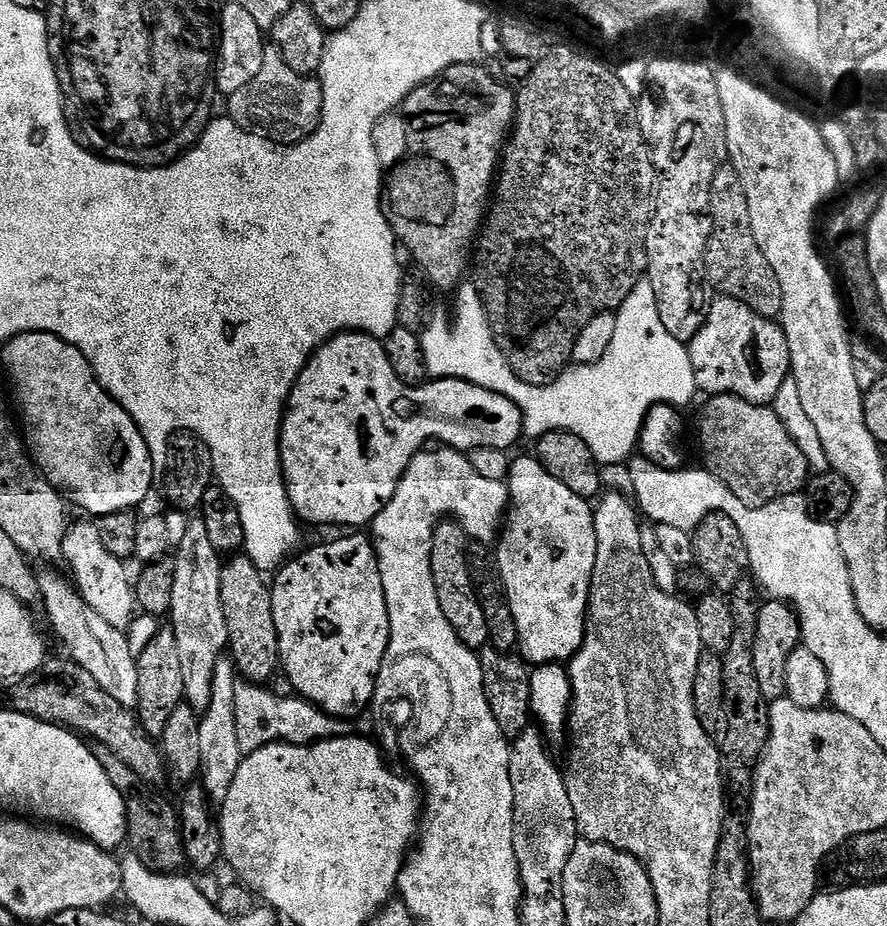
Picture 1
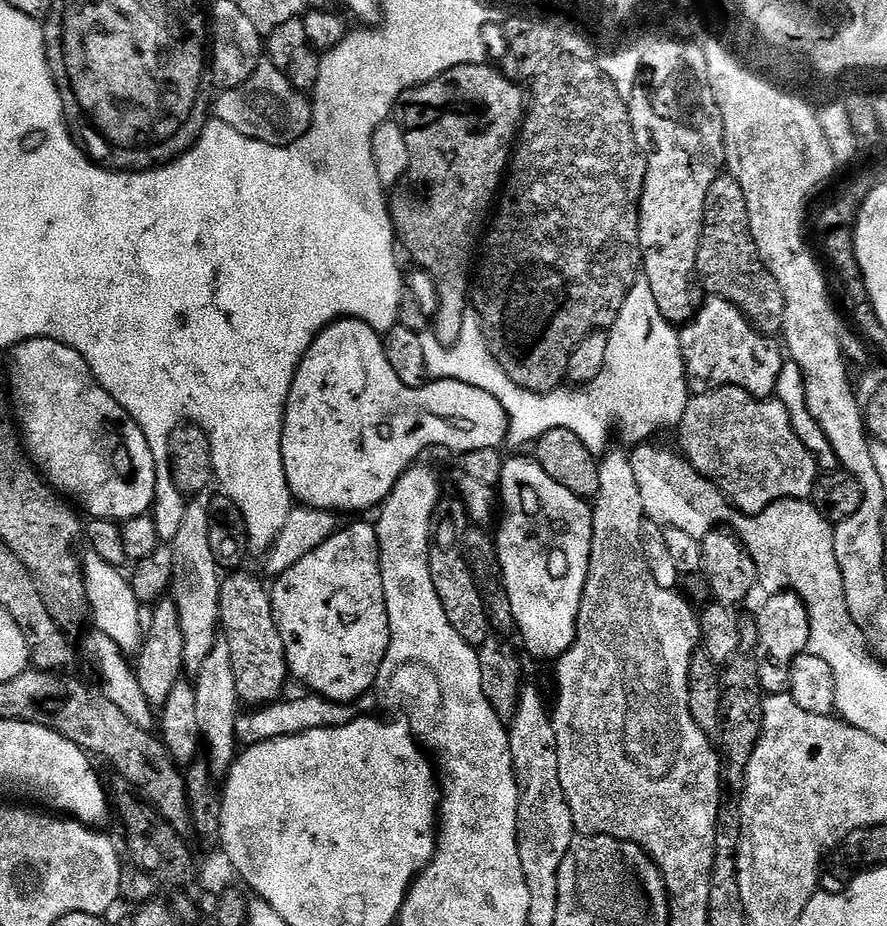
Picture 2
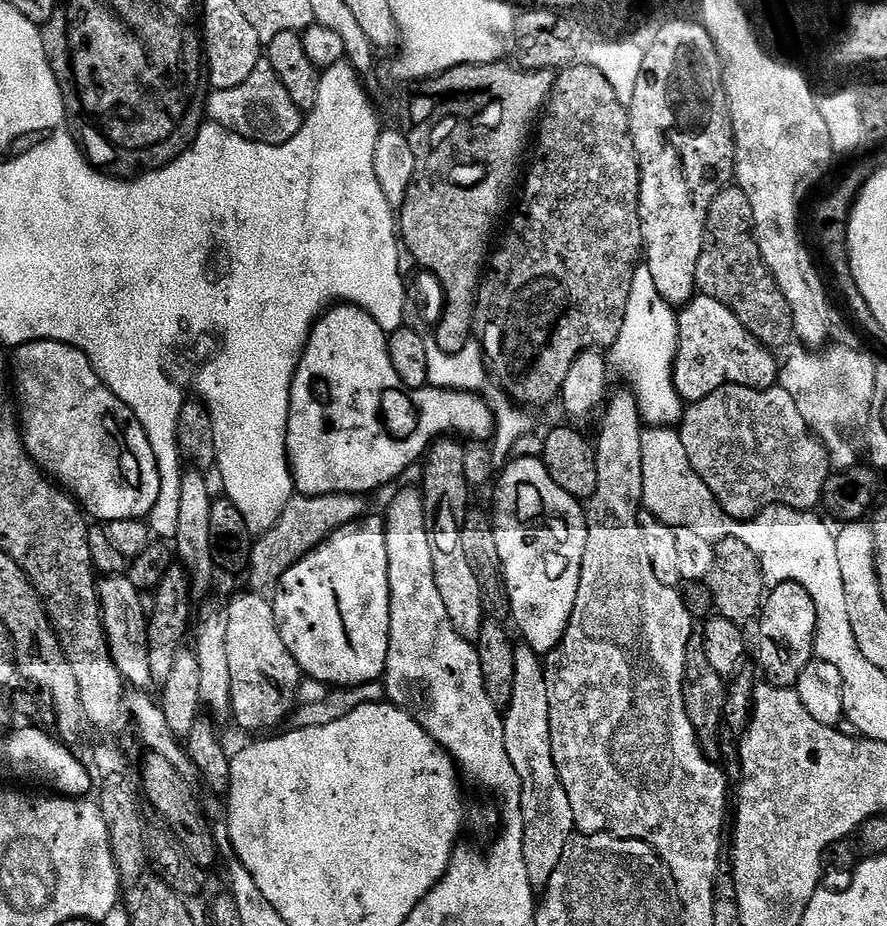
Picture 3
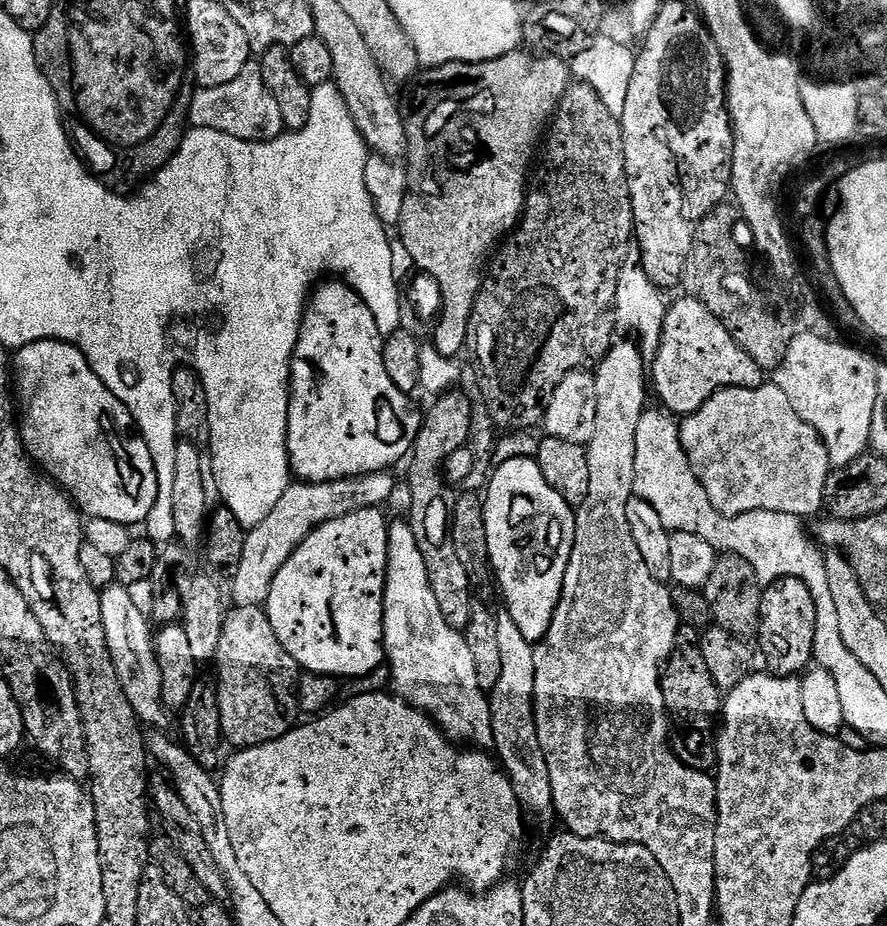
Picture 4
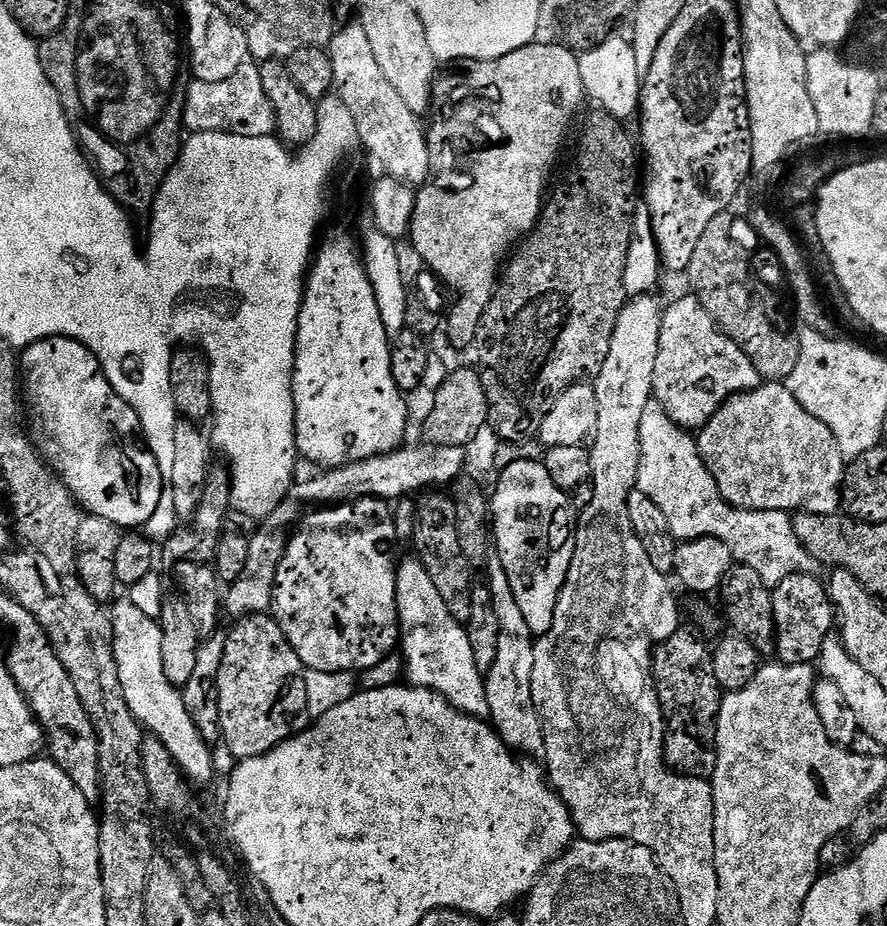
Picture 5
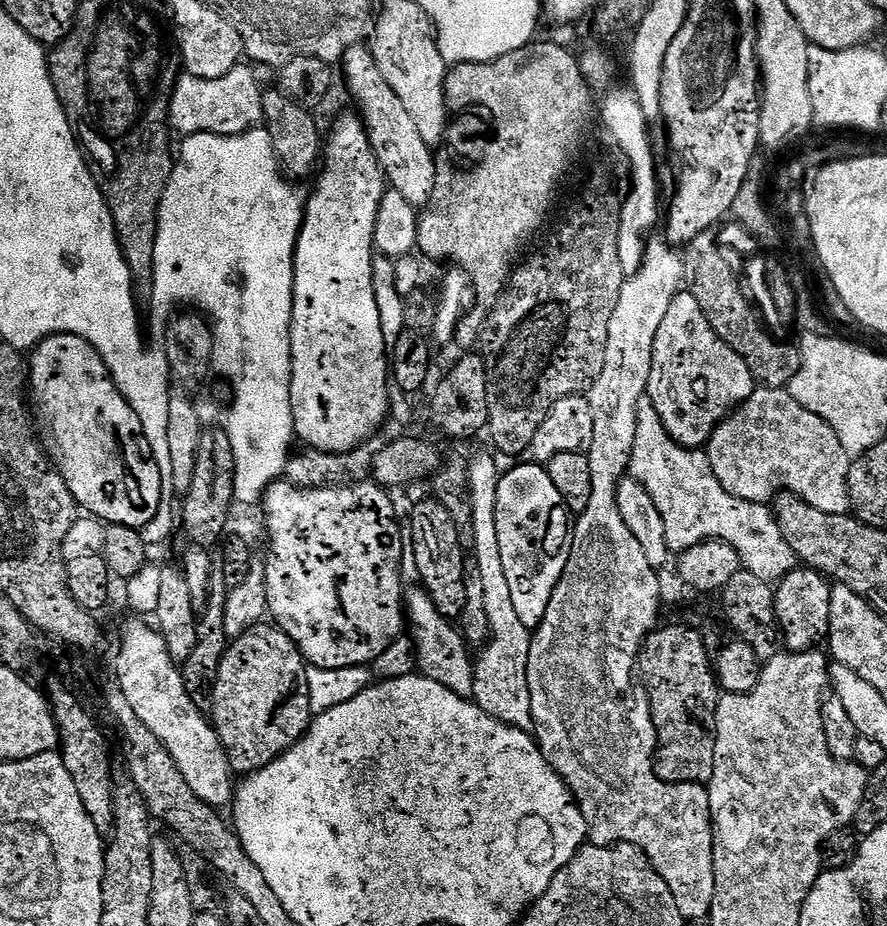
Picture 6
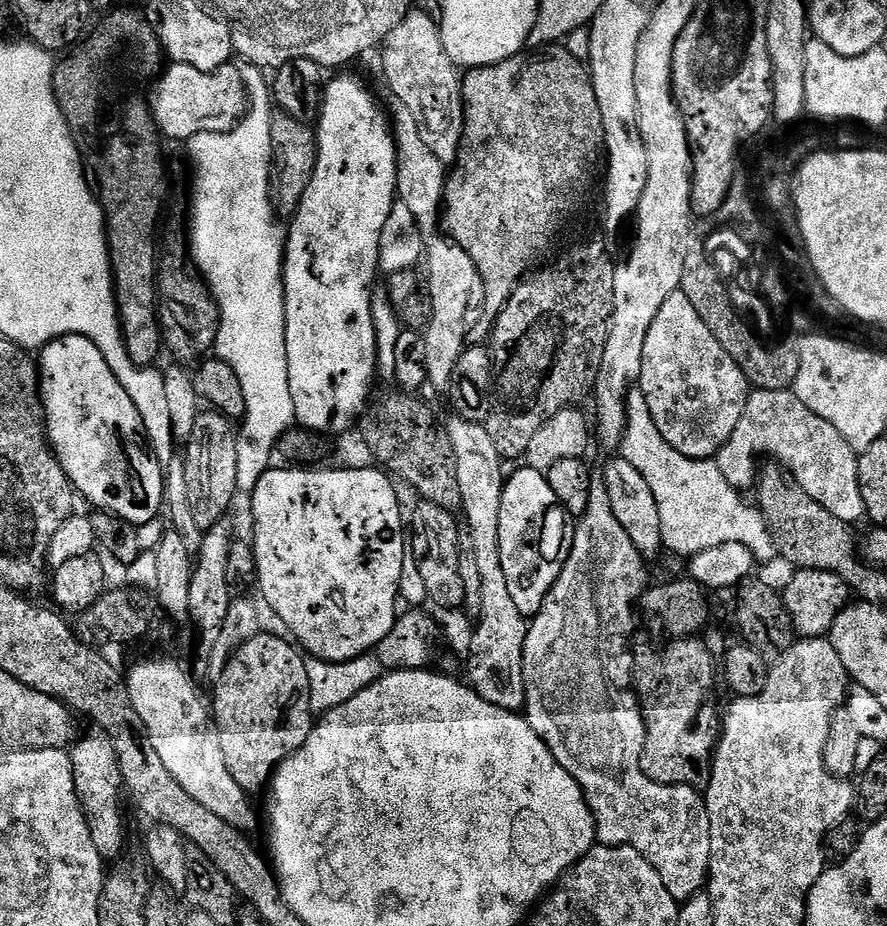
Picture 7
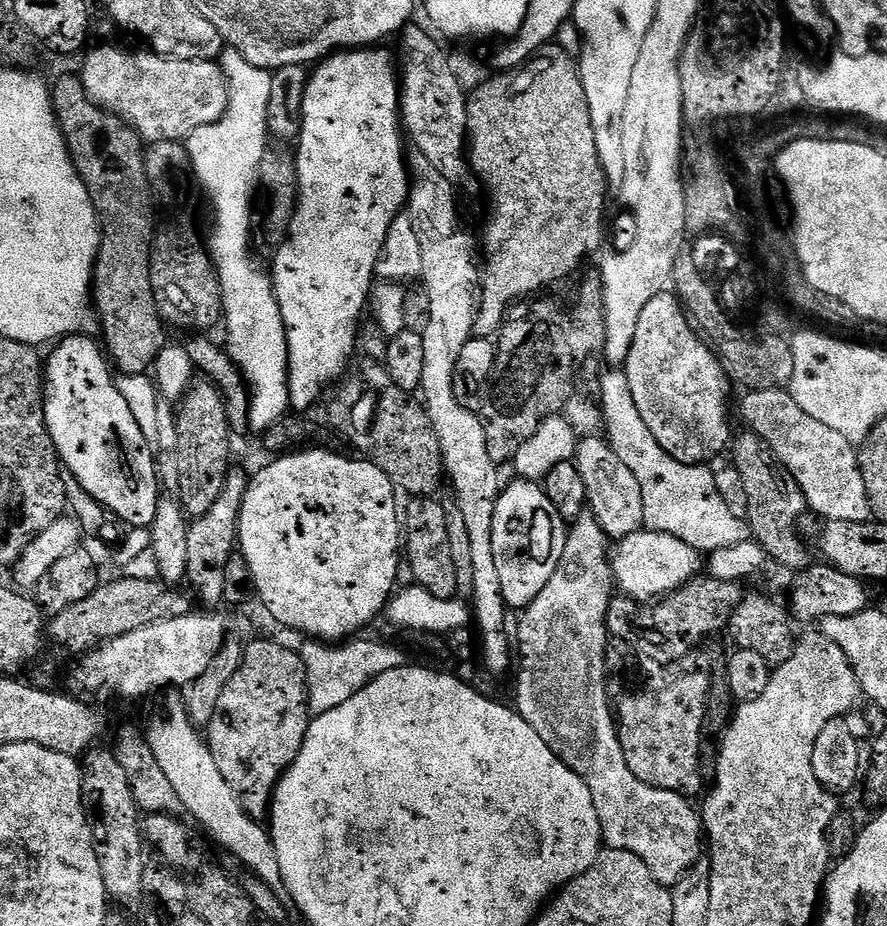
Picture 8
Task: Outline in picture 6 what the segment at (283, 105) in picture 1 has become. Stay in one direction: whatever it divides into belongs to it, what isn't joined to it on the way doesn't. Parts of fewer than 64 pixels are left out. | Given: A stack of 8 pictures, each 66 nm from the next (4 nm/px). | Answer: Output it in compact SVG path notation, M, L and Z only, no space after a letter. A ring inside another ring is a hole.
M241 62L234 70L230 70L230 74L222 74L222 78L181 75L168 106L171 127L177 133L180 131L181 137L199 132L215 136L240 136L261 127L264 124L264 92L247 66L247 63Z

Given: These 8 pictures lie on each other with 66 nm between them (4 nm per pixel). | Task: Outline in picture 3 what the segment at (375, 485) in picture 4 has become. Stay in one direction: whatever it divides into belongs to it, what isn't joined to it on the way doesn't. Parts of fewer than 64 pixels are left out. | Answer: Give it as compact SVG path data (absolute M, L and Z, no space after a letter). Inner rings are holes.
M293 495L278 522L253 541L246 569L249 589L261 594L275 589L290 566L312 552L338 529L361 519L366 512L364 502L363 497L356 495Z

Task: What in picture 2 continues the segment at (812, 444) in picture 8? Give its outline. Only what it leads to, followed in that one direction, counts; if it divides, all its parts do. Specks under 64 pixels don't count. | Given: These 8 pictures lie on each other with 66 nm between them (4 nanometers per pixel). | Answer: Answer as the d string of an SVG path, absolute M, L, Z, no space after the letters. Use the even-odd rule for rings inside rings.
M734 386L709 387L707 392L696 392L689 399L686 414L678 425L679 451L716 487L729 504L746 516L759 516L779 500L808 500L818 475L817 453L806 447L795 433L795 425L786 406L777 398L752 396Z

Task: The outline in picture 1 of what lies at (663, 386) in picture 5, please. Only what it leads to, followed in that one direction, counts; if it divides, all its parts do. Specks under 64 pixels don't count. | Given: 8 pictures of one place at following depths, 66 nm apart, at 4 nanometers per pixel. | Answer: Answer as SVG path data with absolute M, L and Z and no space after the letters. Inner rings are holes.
M720 294L711 301L702 330L698 330L698 334L687 345L687 349L690 362L694 366L697 389L701 393L708 392L709 397L737 396L751 404L768 406L773 403L783 380L790 376L792 363L783 327L775 319L759 316L757 312L750 310L750 306L735 300L733 296Z

